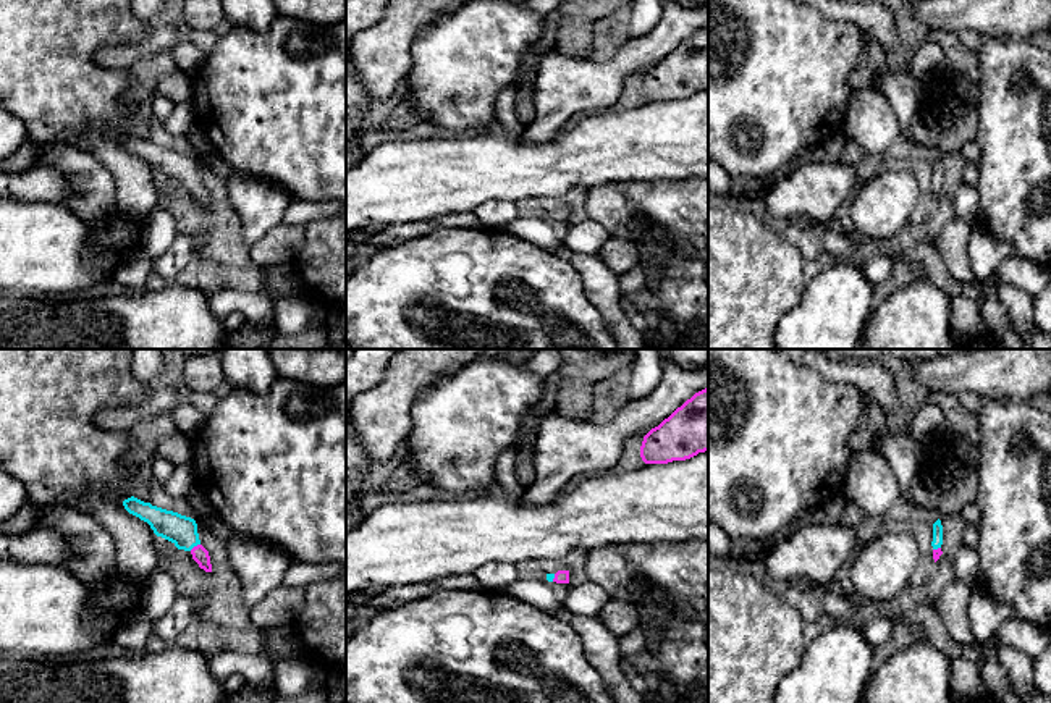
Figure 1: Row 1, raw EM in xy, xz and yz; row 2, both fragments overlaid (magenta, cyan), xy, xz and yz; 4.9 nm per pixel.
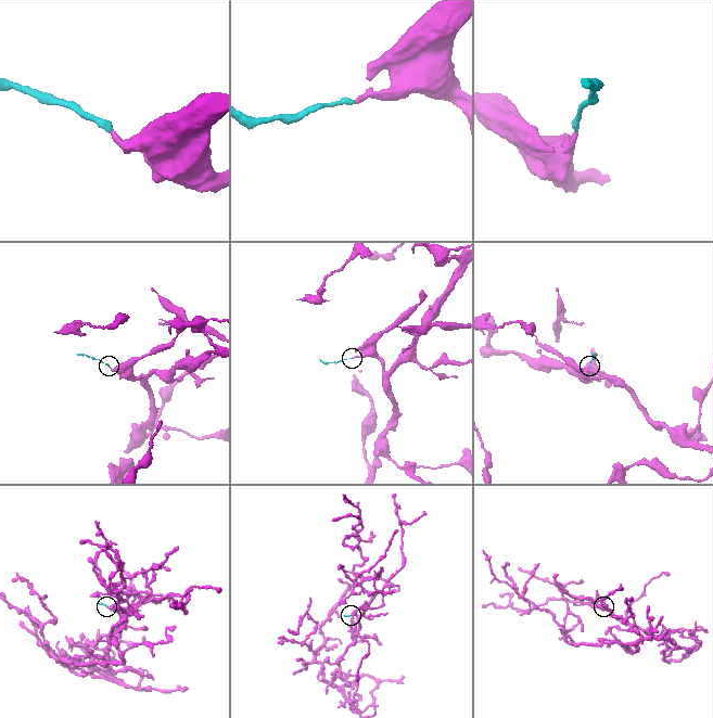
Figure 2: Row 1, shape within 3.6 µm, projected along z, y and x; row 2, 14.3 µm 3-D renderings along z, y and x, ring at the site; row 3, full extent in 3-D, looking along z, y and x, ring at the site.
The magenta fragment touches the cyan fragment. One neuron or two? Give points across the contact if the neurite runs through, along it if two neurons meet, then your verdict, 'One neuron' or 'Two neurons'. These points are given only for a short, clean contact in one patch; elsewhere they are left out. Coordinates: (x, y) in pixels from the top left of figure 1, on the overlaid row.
Path across: xy (199, 553), (194, 547), (181, 530). One neuron

